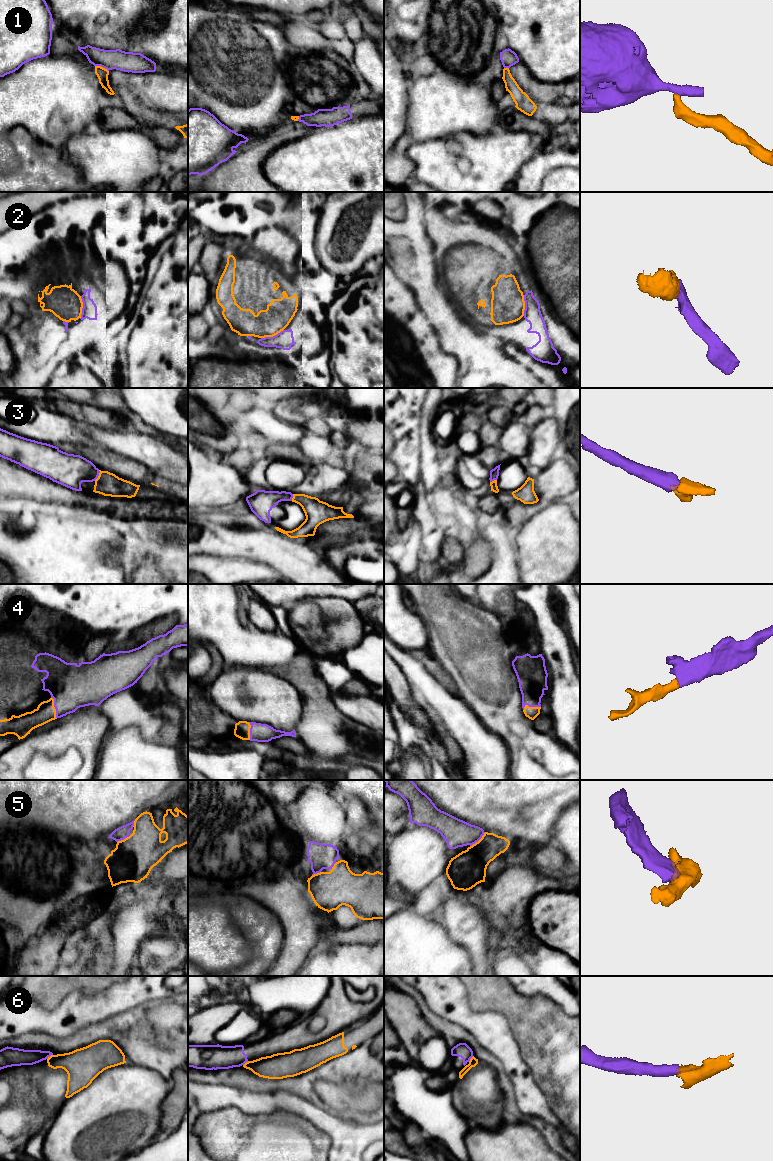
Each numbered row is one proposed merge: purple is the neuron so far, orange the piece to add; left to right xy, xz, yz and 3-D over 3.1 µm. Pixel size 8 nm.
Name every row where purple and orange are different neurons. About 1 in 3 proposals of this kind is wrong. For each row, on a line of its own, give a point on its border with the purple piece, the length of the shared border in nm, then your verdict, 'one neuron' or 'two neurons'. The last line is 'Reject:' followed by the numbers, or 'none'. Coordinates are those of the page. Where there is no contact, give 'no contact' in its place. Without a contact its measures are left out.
1: xy (102, 66) | 120 nm | two neurons
2: xz (273, 336) | 200 nm | one neuron
3: xy (98, 475) | 100 nm | one neuron
4: xy (55, 708) | 180 nm | one neuron
5: yz (478, 840) | 170 nm | one neuron
6: xy (49, 1056) | 60 nm | two neurons
Reject: 1, 6

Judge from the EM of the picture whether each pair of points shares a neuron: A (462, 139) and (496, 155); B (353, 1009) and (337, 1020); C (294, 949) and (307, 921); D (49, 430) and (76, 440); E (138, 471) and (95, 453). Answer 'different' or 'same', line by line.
A: same
B: same
C: same
D: same
E: same

